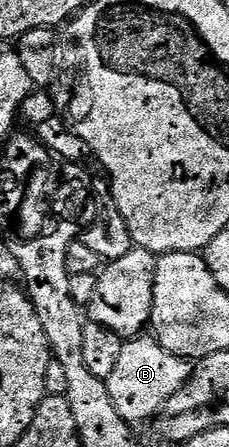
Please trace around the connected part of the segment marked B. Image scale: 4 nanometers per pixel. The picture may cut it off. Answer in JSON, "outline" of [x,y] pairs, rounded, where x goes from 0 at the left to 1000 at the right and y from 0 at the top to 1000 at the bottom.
{"outline":[[[620,747],[546,763],[520,810],[459,855],[524,935],[572,953],[603,953],[633,940],[638,946],[668,942],[690,919],[769,881],[769,872],[821,855],[834,830],[834,808],[734,792],[734,783],[716,783],[716,774],[699,774],[668,749]]]}

